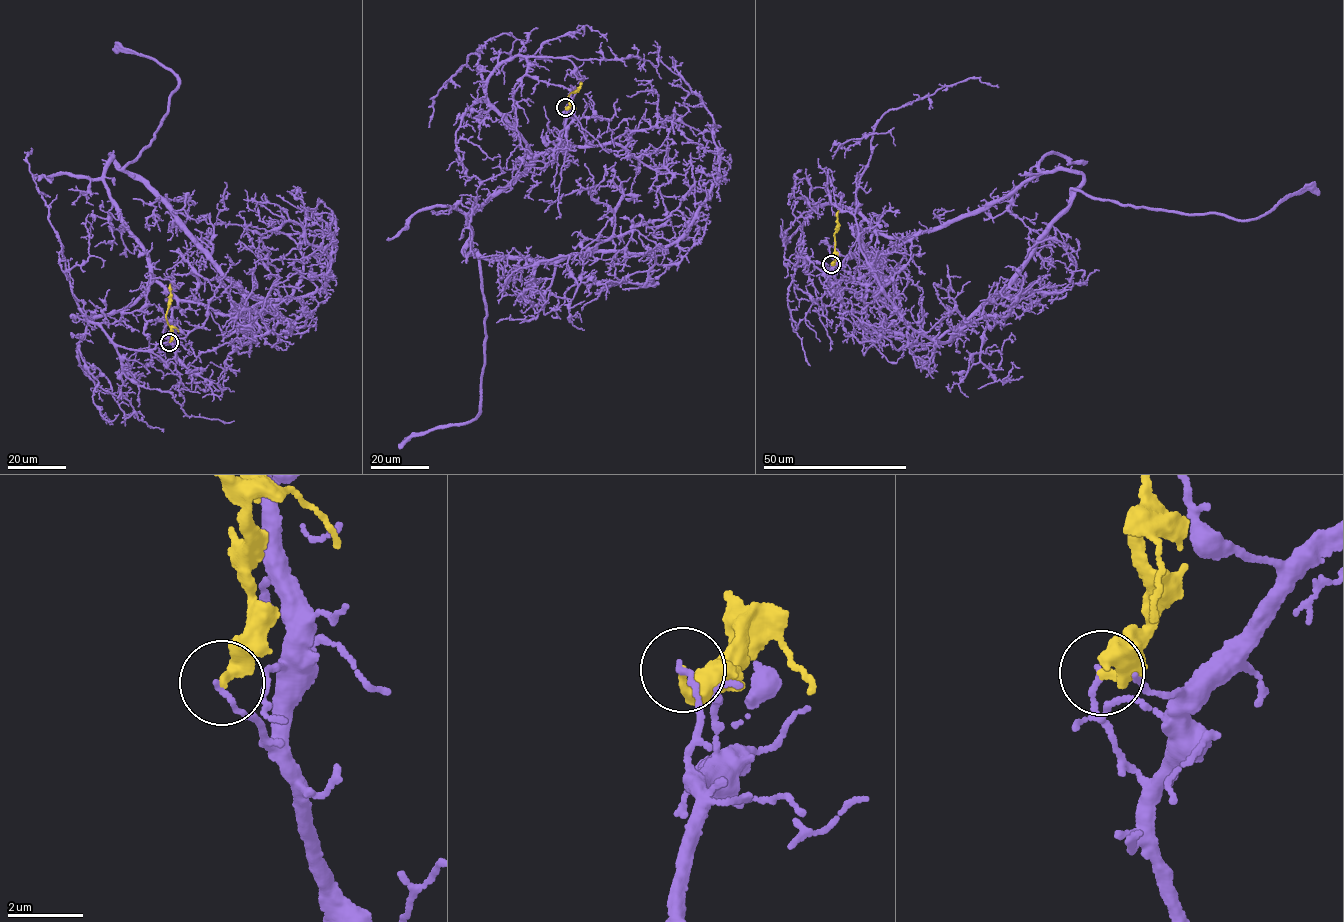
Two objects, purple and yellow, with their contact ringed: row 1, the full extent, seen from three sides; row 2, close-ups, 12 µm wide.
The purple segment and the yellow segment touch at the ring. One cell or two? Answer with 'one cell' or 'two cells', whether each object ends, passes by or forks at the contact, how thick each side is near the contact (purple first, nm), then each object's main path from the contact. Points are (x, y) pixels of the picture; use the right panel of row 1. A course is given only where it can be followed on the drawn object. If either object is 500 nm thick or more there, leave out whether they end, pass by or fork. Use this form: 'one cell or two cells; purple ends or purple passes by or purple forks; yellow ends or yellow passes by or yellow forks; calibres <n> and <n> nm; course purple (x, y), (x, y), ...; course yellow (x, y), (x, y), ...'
two cells; purple ends; yellow ends; calibres 130 and 280 nm; course purple (831, 264), (885, 255), (1040, 173), (1084, 177), (1017, 274), (942, 344), (886, 295), (817, 158); course yellow (831, 264), (835, 255), (834, 233), (838, 211)

